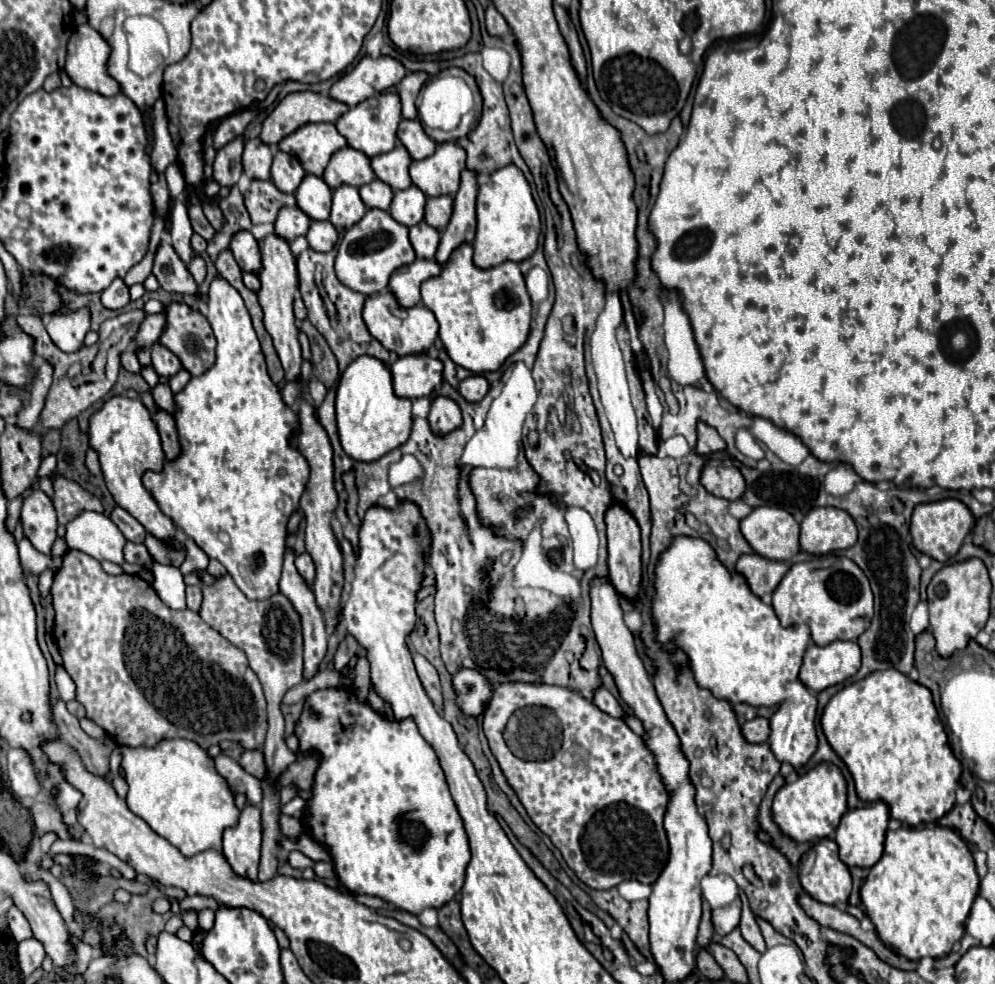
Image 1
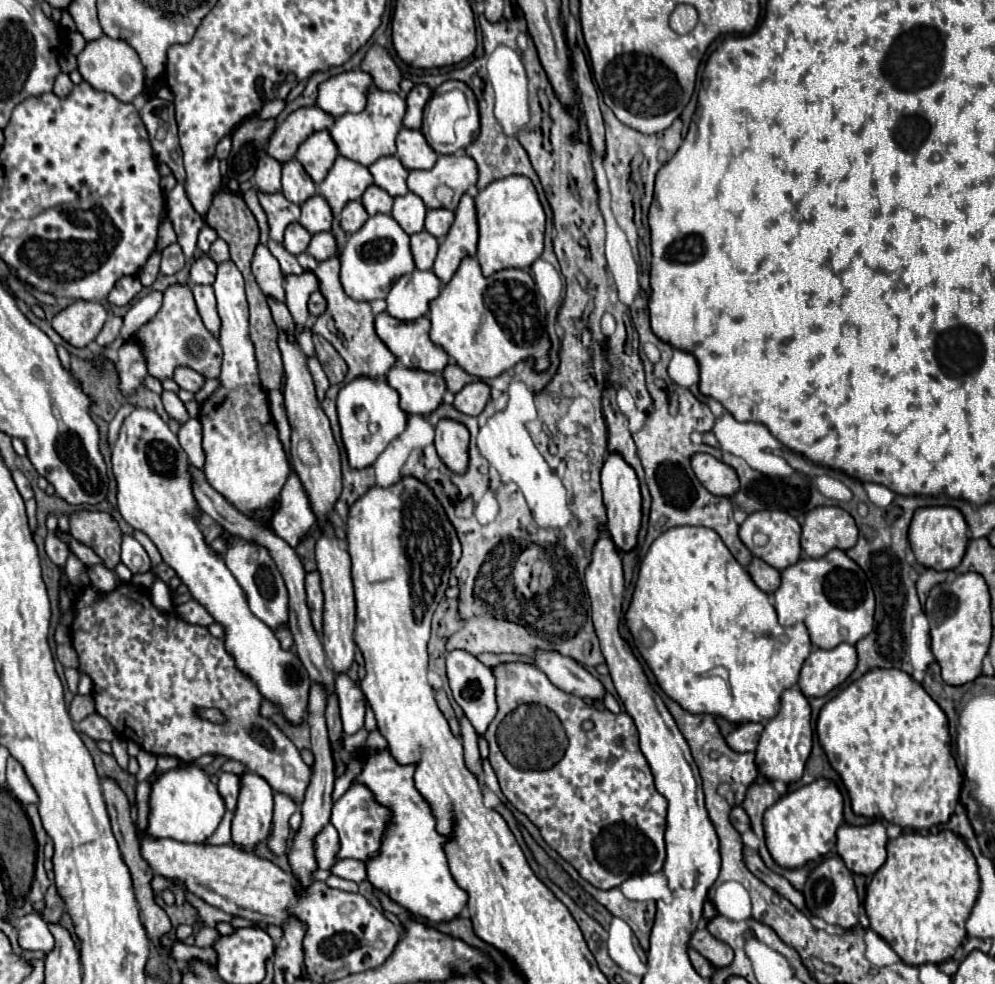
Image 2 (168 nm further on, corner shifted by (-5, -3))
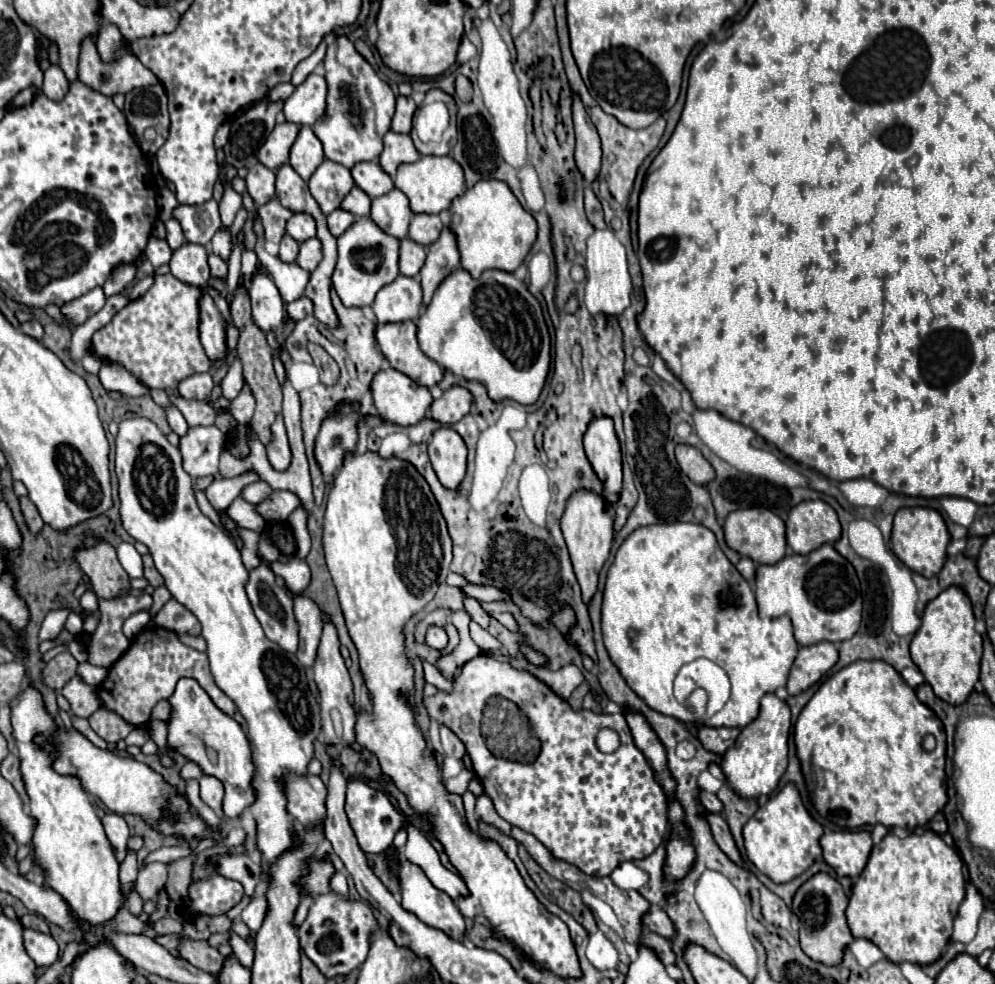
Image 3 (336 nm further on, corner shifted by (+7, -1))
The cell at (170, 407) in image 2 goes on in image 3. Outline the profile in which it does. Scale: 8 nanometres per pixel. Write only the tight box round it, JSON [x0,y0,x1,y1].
[166,405,188,437]

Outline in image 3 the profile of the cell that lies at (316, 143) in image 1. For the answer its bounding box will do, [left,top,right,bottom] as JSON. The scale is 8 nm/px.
[290,127,324,181]

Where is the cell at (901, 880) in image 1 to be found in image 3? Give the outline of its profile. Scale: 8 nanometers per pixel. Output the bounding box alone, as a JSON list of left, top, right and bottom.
[846,831,964,965]

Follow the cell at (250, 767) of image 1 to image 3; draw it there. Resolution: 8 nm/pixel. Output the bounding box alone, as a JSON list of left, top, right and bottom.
[180,761,202,781]

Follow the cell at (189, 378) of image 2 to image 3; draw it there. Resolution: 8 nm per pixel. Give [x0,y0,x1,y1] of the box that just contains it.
[178,373,214,401]

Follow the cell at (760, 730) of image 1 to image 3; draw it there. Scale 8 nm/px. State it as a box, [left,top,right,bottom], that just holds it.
[698,727,740,755]

